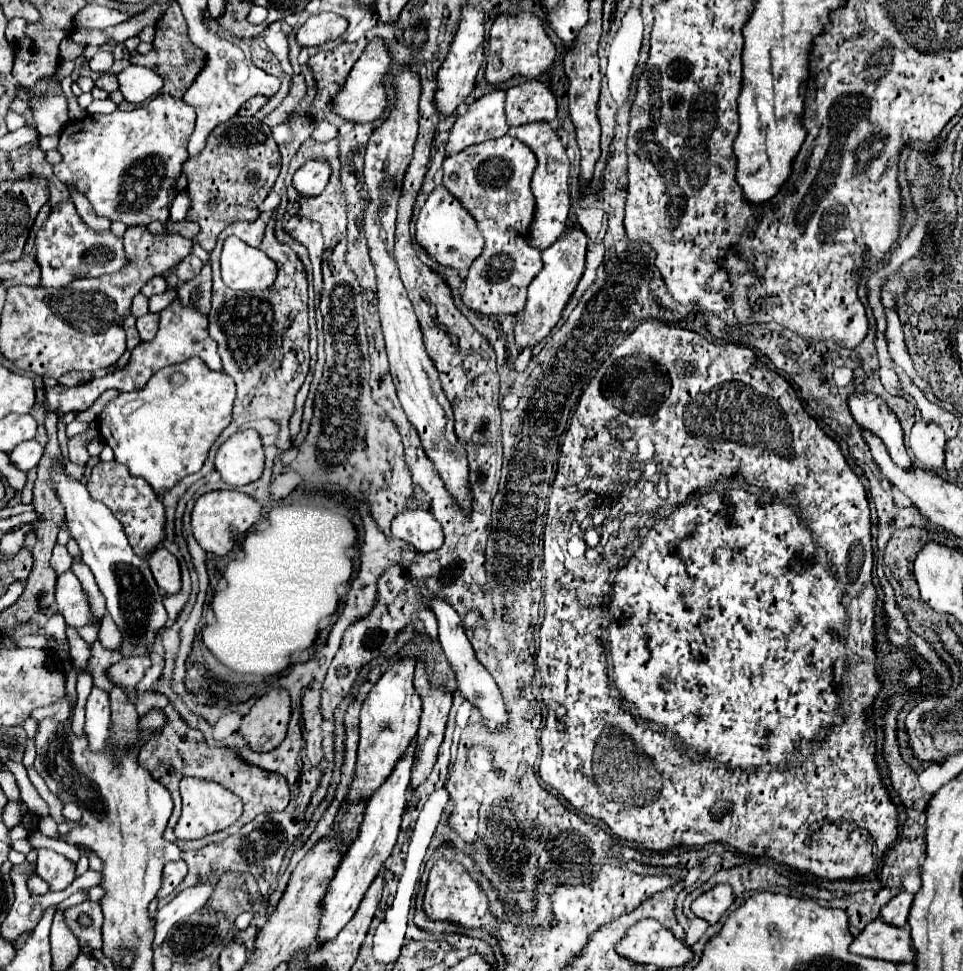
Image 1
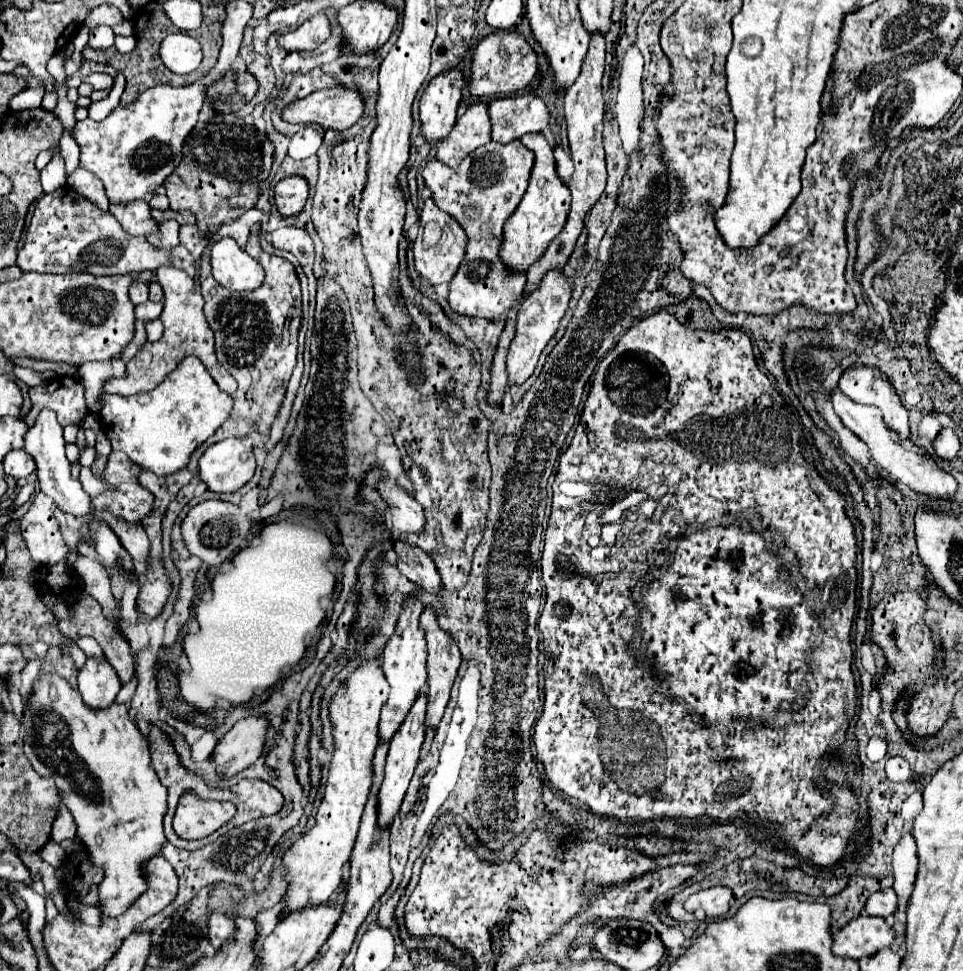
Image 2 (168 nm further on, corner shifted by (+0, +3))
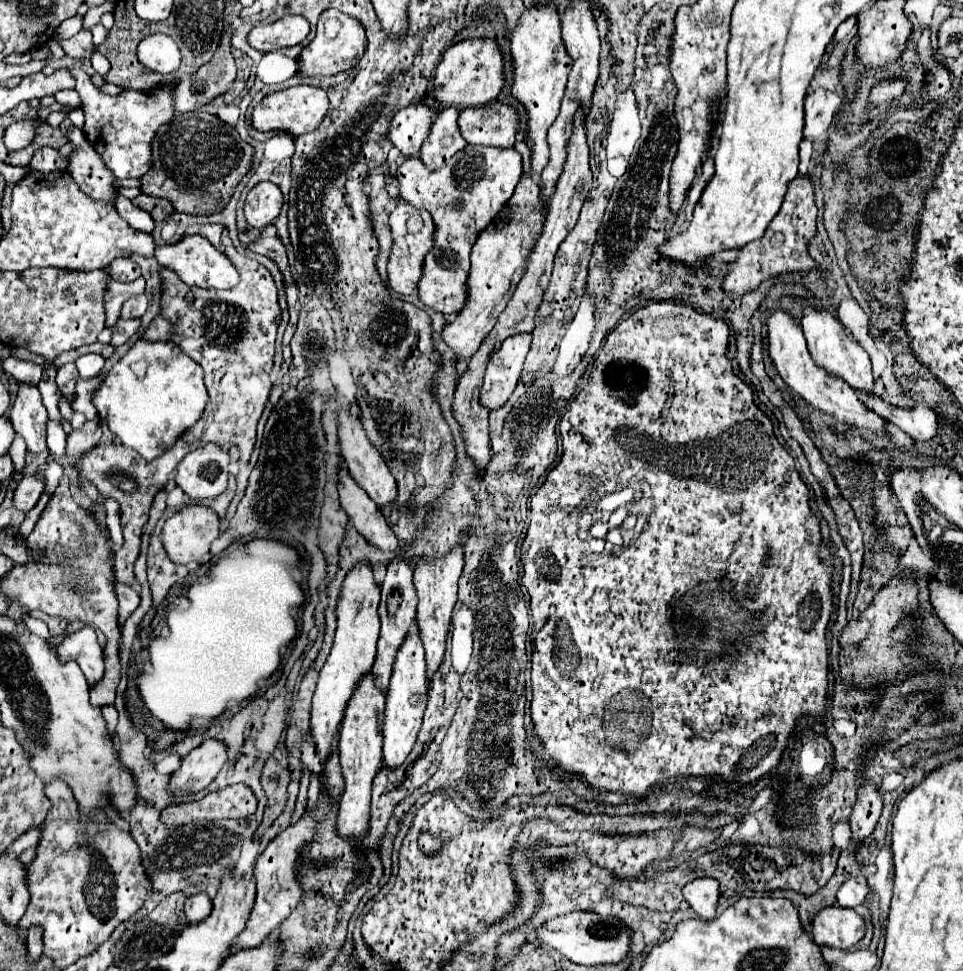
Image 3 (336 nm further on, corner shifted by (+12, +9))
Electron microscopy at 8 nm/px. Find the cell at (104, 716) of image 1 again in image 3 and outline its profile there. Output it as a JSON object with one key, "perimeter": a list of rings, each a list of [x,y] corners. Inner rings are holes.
{"perimeter":[[[83,627],[75,633],[65,633],[63,641],[57,645],[57,653],[63,661],[75,659],[89,685],[97,683],[103,677],[103,649],[97,643],[93,627]]]}

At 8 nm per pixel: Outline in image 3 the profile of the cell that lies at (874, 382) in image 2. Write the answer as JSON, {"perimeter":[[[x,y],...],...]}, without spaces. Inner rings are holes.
{"perimeter":[[[805,307],[803,317],[801,317],[801,327],[803,327],[805,339],[807,339],[809,351],[815,359],[815,363],[819,363],[819,367],[841,377],[847,385],[851,385],[857,391],[873,391],[873,375],[871,375],[869,353],[857,341],[847,337],[845,327],[841,325],[841,321],[835,315],[831,315],[829,311]]]}

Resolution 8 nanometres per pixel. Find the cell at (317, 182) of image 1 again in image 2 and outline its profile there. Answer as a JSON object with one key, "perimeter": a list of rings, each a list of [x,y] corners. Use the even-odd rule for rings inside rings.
{"perimeter":[[[289,175],[281,179],[273,189],[273,199],[281,215],[295,215],[305,207],[309,197],[309,183],[301,175]]]}

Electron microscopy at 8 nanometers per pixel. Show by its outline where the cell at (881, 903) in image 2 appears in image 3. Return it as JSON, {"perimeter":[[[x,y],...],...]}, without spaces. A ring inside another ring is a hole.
{"perimeter":[[[857,875],[855,879],[847,879],[839,891],[837,891],[837,905],[841,907],[857,907],[865,901],[869,893],[869,887],[867,887],[867,879]]]}

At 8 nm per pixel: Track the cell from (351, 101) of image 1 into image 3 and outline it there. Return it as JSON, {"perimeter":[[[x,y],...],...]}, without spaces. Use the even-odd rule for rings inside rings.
{"perimeter":[[[297,85],[289,87],[279,93],[271,93],[263,97],[255,107],[253,107],[253,121],[251,125],[257,131],[285,131],[289,135],[303,135],[309,131],[315,131],[315,127],[321,123],[323,115],[327,113],[327,95],[323,89],[313,87],[313,85]]]}

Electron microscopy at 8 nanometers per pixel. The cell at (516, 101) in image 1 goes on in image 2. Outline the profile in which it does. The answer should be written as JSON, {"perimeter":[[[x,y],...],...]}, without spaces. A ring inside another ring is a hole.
{"perimeter":[[[533,93],[495,97],[489,101],[493,141],[507,143],[525,133],[539,133],[549,125],[549,109]]]}

